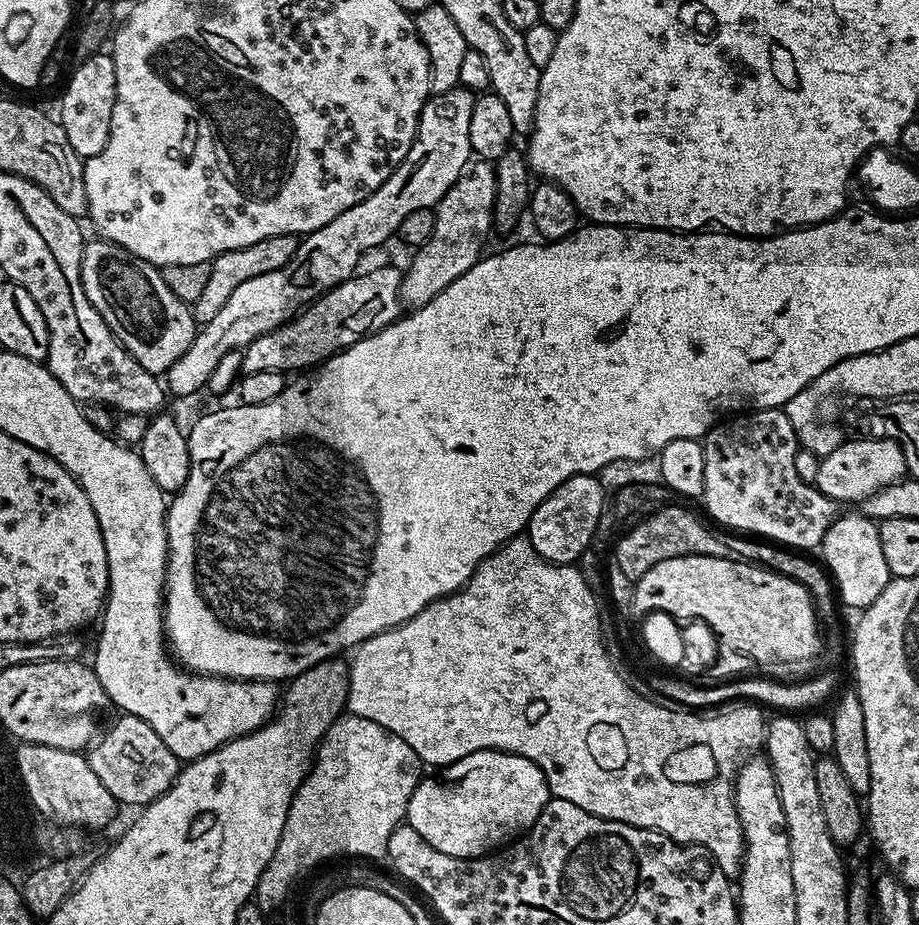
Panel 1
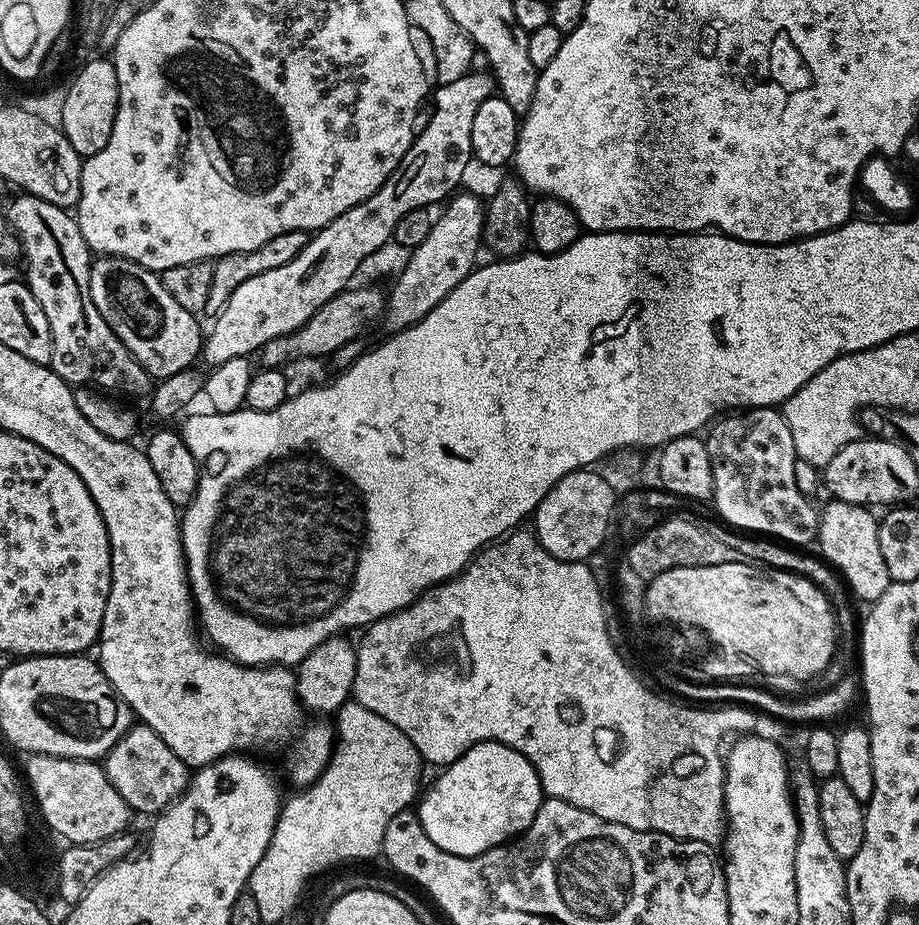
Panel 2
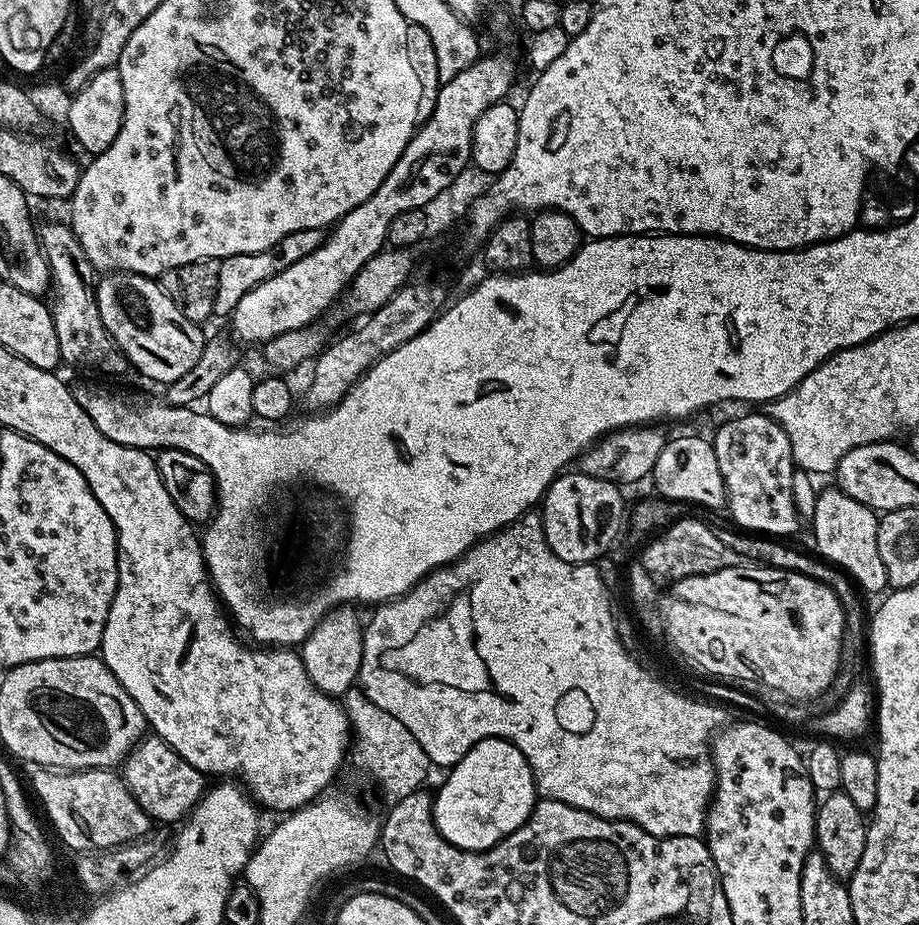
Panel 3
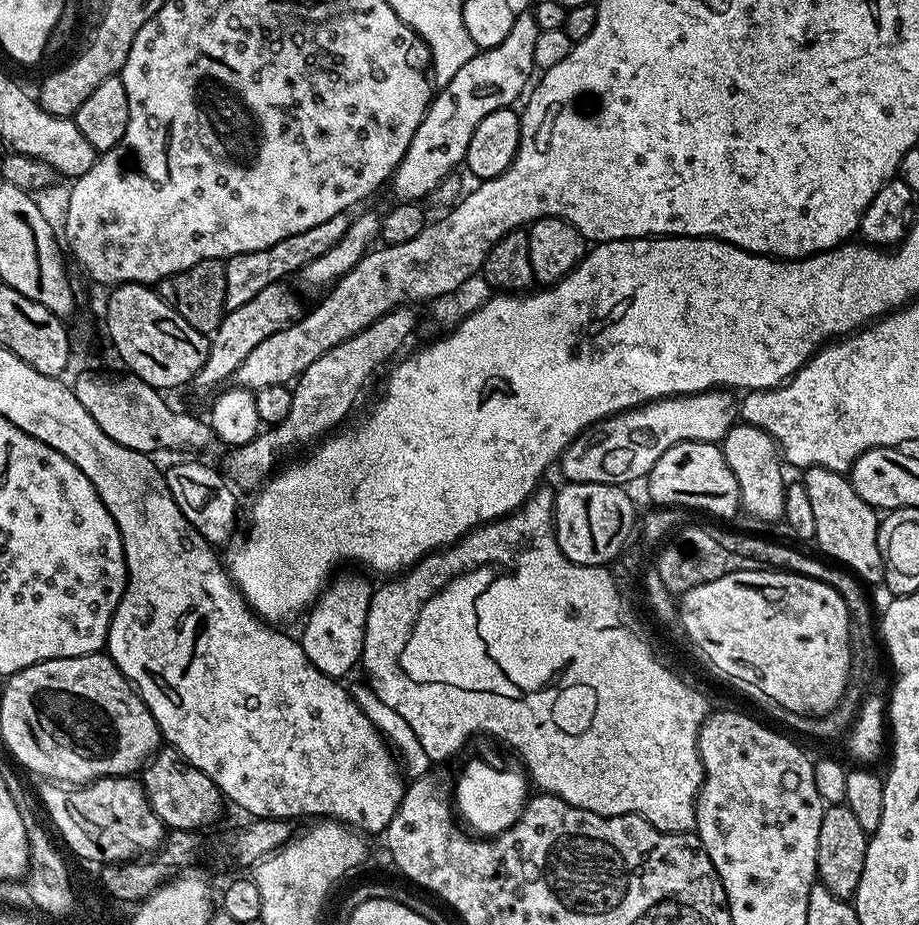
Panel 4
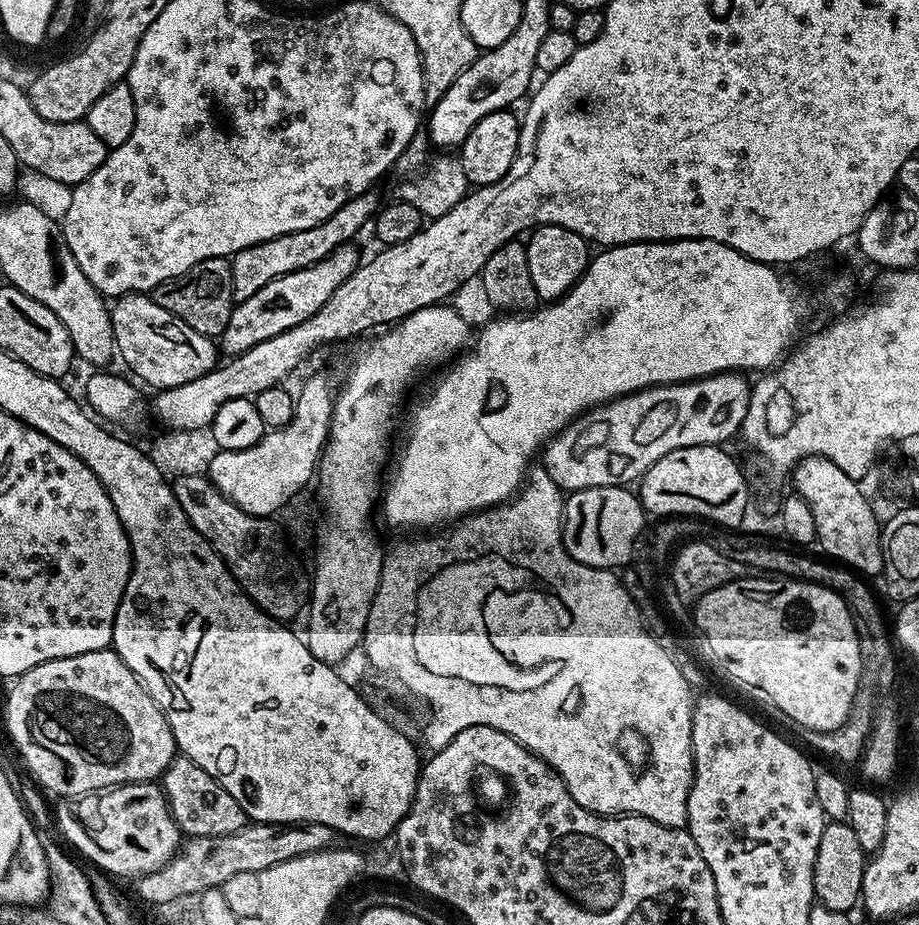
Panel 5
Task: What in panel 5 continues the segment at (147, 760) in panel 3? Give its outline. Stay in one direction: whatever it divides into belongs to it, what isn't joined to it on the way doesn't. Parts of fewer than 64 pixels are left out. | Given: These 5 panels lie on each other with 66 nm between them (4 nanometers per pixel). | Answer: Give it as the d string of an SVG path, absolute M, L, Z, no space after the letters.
M177 755L170 762L162 777L162 789L174 822L185 837L234 834L245 826L246 817L242 806L238 806L238 802L234 802L233 796L218 781L210 778L202 766L198 766L186 755Z

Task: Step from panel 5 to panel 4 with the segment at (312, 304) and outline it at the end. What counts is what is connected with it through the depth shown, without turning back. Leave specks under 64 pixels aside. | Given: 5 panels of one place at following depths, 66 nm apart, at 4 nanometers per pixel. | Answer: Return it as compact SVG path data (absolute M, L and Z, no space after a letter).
M287 283L271 284L266 286L266 290L258 290L246 306L238 306L238 310L225 312L224 320L216 327L216 331L211 333L208 342L208 360L194 374L190 382L190 388L196 392L206 392L210 388L216 387L223 380L228 380L237 375L238 366L242 366L242 358L248 357L250 350L258 346L258 342L263 342L265 338L270 338L278 334L278 330L289 328L290 325L300 319L302 307L300 300L296 297L296 292L292 288L287 288Z

